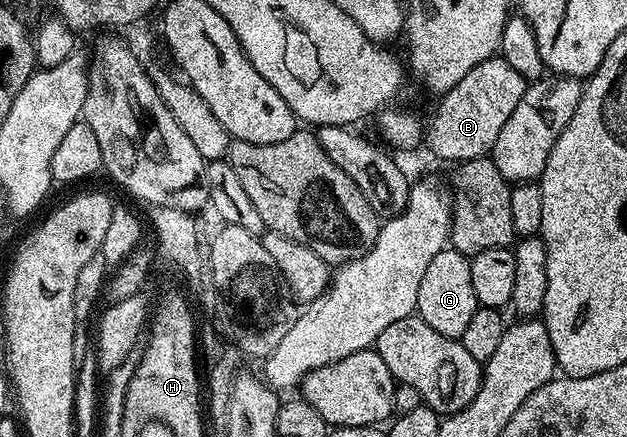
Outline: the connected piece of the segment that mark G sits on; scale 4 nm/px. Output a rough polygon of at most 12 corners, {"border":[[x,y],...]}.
{"border":[[443,249],[425,267],[417,315],[462,338],[480,309],[471,262]]}

